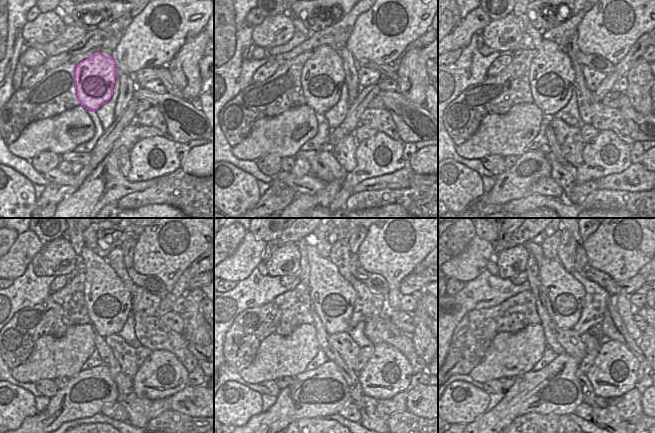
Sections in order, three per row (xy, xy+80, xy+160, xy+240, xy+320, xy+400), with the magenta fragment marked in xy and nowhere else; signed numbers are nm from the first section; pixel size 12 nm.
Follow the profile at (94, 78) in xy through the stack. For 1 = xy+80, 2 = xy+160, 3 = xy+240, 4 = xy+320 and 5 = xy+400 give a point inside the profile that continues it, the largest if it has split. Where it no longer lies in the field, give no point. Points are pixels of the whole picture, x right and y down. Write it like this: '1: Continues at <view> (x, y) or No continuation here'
1: Continues at xy+80 (322, 77)
2: Continues at xy+160 (551, 78)
3: Continues at xy+240 (108, 302)
4: Continues at xy+320 (333, 297)
5: Continues at xy+400 (563, 294)

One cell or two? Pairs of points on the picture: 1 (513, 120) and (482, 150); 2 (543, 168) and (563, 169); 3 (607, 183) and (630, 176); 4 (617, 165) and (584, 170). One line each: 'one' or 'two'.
1: one
2: two
3: one
4: one

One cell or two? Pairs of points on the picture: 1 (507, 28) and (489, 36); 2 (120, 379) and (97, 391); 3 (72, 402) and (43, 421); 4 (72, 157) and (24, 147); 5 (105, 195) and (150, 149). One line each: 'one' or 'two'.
1: one
2: two
3: one
4: two
5: two

